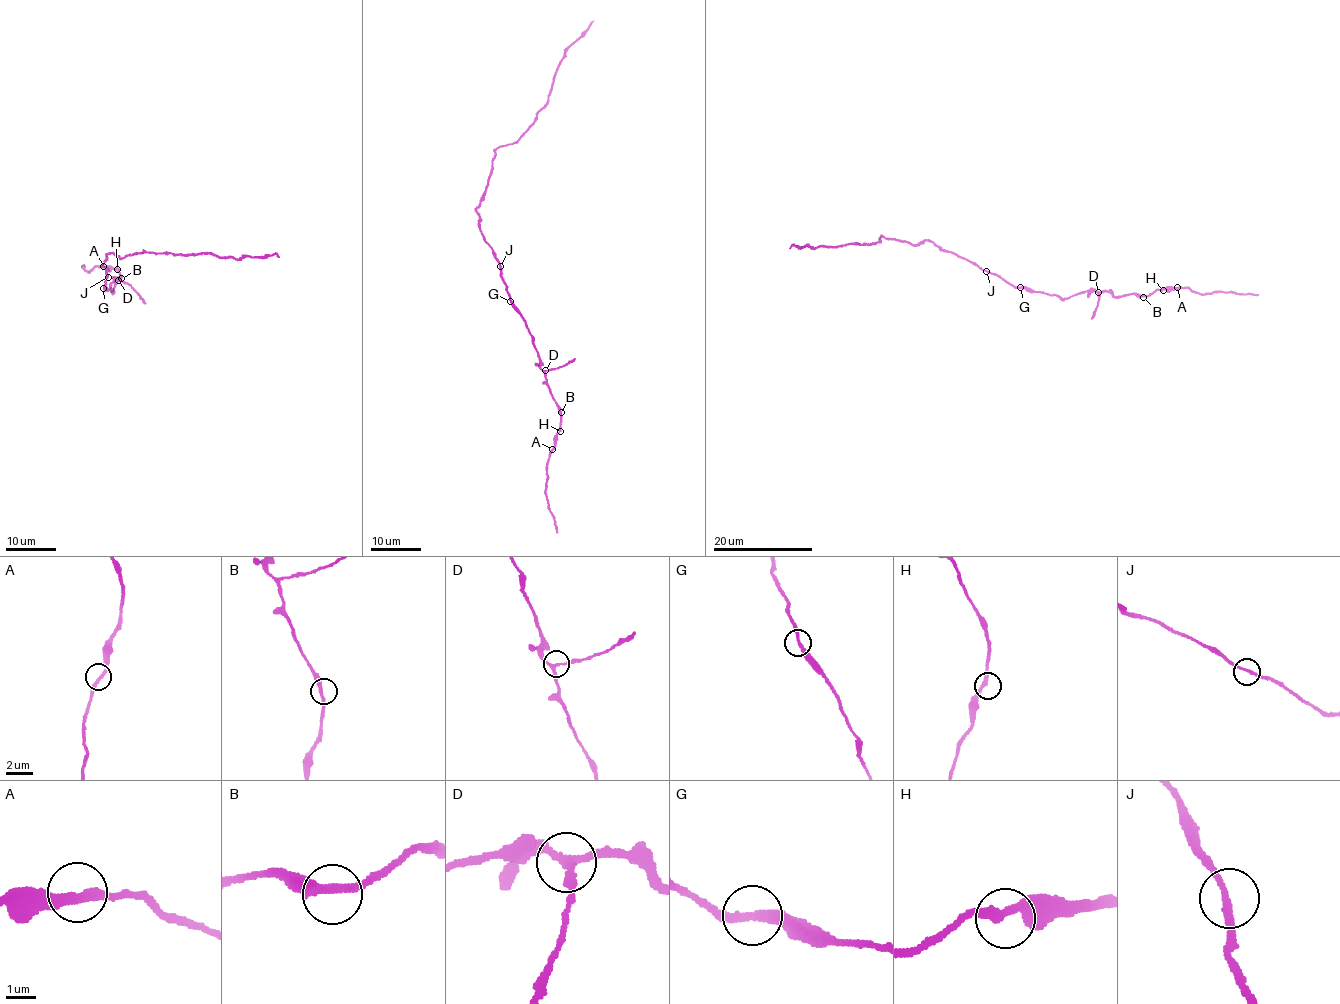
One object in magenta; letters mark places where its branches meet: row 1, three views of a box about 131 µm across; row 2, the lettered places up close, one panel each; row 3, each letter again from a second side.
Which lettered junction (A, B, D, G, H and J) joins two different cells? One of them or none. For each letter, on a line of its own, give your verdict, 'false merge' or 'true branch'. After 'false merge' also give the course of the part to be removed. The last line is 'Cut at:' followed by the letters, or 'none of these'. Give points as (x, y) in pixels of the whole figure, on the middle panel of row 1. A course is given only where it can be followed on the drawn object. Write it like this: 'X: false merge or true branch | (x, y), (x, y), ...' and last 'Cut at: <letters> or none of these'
A: true branch
B: true branch
D: false merge | (546, 370), (558, 368), (575, 358)
G: true branch
H: true branch
J: true branch
Cut at: D

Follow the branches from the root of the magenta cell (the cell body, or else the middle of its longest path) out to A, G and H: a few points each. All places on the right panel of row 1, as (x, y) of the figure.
A: (986, 270), (1016, 287), (1062, 298), (1094, 291), (1109, 291), (1115, 296), (1149, 295), (1177, 287)
G: (986, 270), (1020, 287)
H: (986, 270), (1016, 287), (1062, 298), (1085, 291), (1124, 296), (1163, 290)

